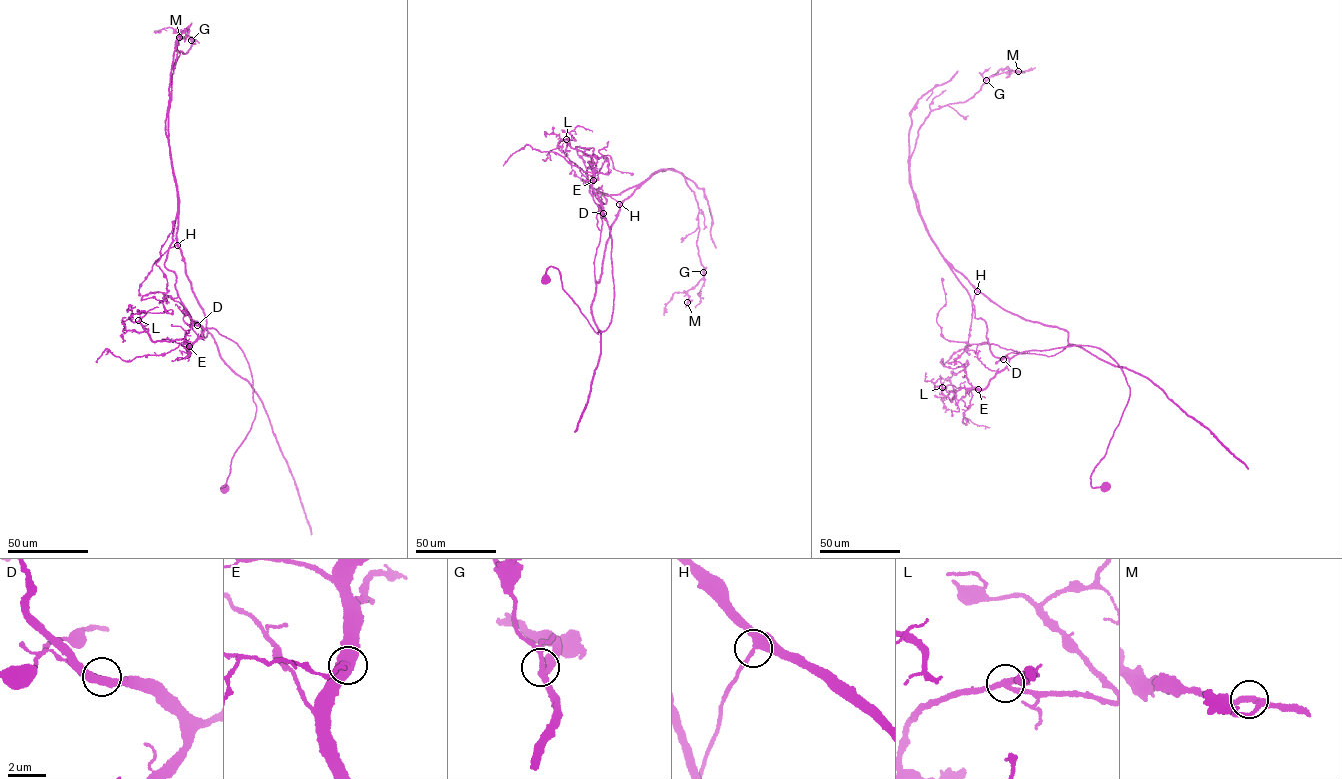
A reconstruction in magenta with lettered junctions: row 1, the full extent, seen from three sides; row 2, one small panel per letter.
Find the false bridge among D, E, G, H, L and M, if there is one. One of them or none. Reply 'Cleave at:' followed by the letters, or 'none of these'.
Cleave at: D

